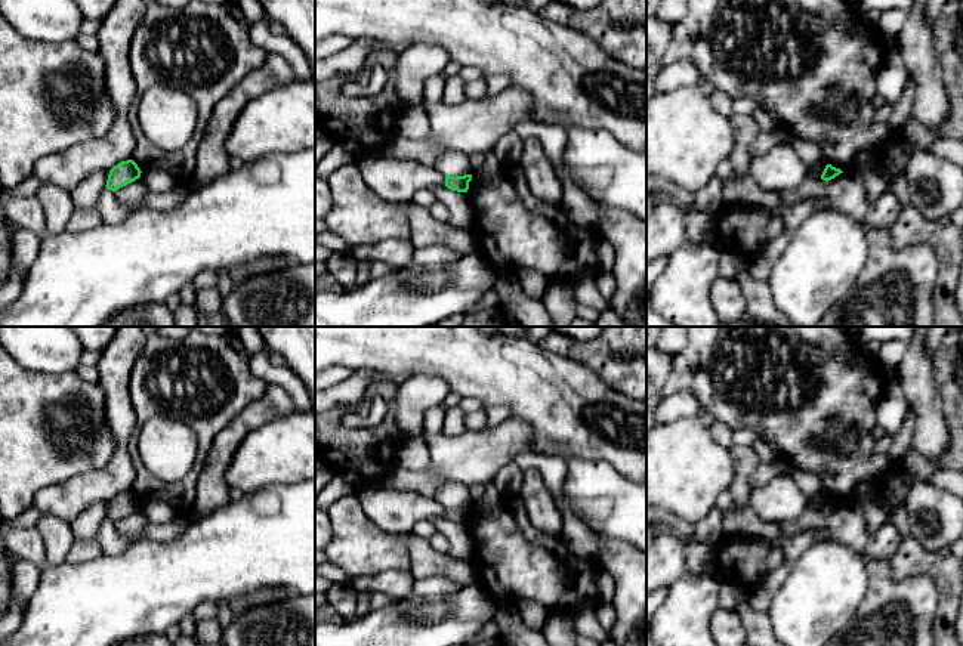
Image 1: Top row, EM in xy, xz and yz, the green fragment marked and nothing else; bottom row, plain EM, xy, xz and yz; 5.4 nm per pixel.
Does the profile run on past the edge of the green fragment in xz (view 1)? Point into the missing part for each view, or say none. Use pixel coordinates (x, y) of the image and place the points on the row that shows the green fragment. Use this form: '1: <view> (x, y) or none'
1: none

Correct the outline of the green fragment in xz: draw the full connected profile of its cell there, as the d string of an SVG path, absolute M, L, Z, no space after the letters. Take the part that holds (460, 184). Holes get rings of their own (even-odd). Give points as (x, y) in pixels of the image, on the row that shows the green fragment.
M445 174L445 186L457 192L467 192L470 180L472 180L472 174L464 174L457 177Z

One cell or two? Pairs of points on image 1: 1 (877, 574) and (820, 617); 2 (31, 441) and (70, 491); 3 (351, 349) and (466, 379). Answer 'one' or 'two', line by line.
1: two
2: two
3: one

